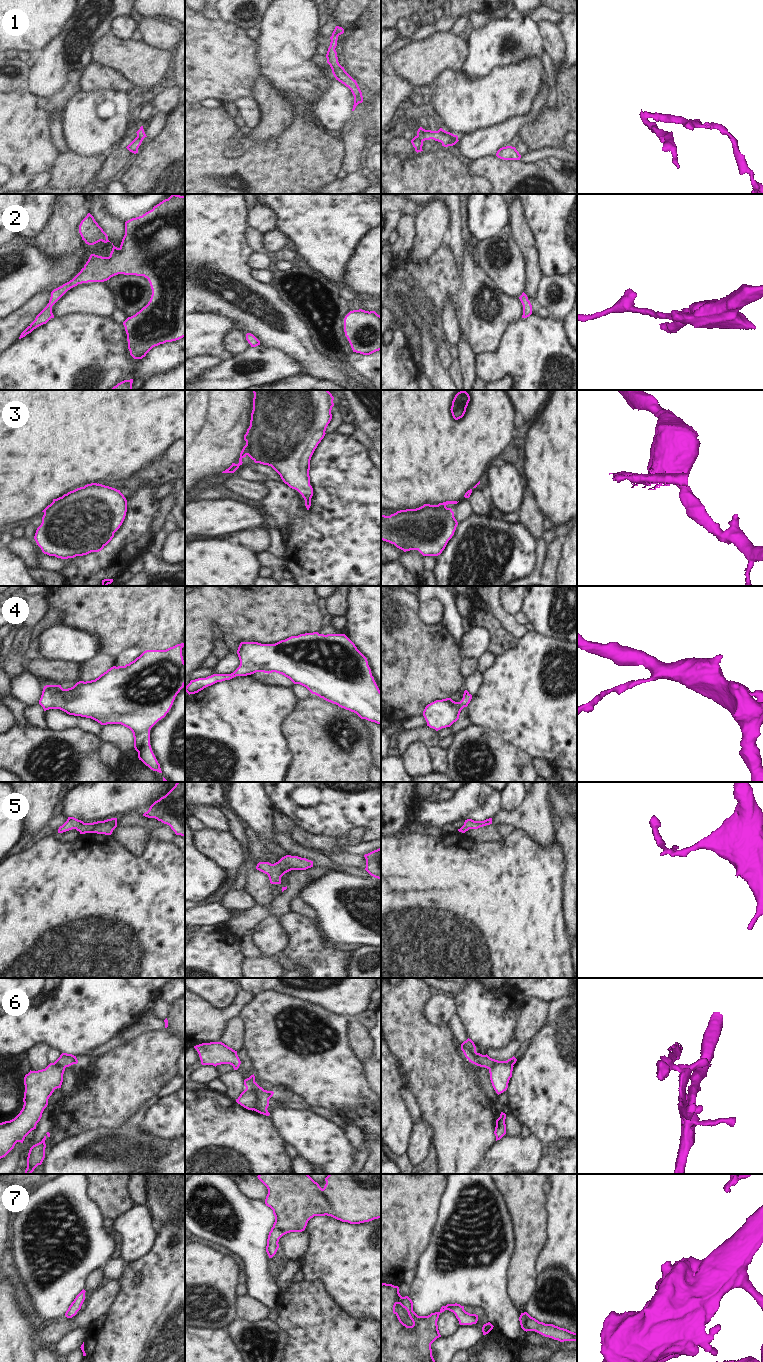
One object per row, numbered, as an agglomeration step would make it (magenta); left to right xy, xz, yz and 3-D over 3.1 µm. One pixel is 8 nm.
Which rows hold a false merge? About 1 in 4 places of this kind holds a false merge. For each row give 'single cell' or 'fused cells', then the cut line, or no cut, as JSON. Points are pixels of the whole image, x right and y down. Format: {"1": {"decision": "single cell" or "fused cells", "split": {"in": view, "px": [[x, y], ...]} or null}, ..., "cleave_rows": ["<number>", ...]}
{"1": {"decision": "fused cells", "split": {"in": "xy", "px": [[144, 133], [137, 137]]}}, "2": {"decision": "single cell", "split": null}, "3": {"decision": "fused cells", "split": {"in": "xz", "px": [[245, 445], [247, 454]]}}, "4": {"decision": "single cell", "split": null}, "5": {"decision": "single cell", "split": null}, "6": {"decision": "fused cells", "split": {"in": "xz", "px": [[246, 1087], [255, 1090], [258, 1094], [258, 1104], [253, 1109]]}}, "7": {"decision": "single cell", "split": null}, "cleave_rows": ["1", "3", "6"]}

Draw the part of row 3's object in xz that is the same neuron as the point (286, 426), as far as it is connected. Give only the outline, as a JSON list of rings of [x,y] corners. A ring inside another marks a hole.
[[[253,390],[253,410],[246,432],[247,455],[255,462],[271,466],[290,488],[297,490],[309,510],[313,488],[310,485],[310,460],[332,419],[334,397],[328,390]]]

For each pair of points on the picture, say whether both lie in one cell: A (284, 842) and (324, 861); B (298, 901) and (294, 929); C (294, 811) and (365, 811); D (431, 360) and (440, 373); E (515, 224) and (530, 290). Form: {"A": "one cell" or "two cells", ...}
{"A": "one cell", "B": "two cells", "C": "one cell", "D": "one cell", "E": "one cell"}

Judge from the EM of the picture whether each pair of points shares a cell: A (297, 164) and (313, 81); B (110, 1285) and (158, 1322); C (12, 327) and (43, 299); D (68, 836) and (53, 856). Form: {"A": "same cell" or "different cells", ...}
{"A": "different cells", "B": "different cells", "C": "same cell", "D": "different cells"}

